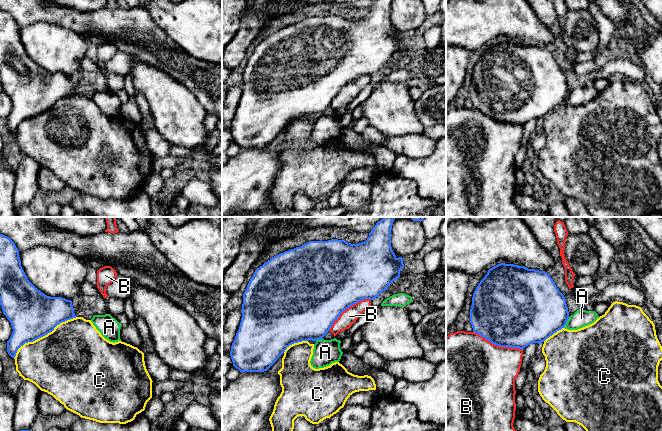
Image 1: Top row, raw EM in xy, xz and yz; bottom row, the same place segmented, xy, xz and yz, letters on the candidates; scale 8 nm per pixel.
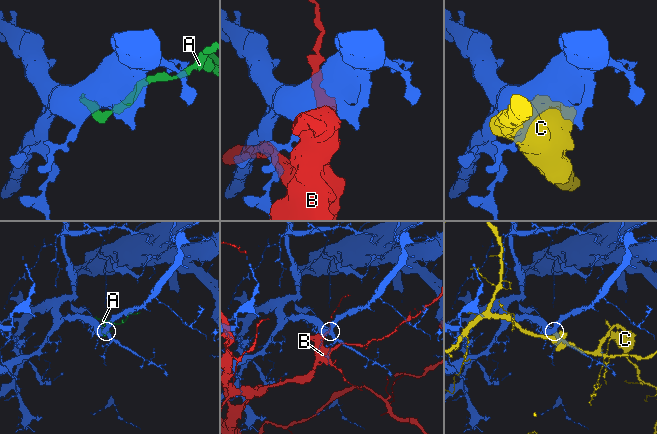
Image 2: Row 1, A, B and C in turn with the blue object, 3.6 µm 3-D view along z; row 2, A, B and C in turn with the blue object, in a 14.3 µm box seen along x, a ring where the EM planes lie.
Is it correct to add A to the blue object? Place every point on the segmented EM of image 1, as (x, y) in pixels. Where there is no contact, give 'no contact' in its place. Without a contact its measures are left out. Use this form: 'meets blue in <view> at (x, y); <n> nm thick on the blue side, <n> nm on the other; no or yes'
meets blue in yz at (566, 322); 460 nm thick on the blue side, 140 nm on the other; no

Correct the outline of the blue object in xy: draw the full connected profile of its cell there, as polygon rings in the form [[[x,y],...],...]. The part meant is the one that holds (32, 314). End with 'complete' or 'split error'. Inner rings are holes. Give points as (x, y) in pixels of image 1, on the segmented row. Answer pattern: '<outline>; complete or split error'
[[[0,234],[0,305],[13,329],[7,341],[7,352],[12,358],[25,343],[77,317],[71,300],[47,296],[28,280],[18,248],[3,234]]]; complete

